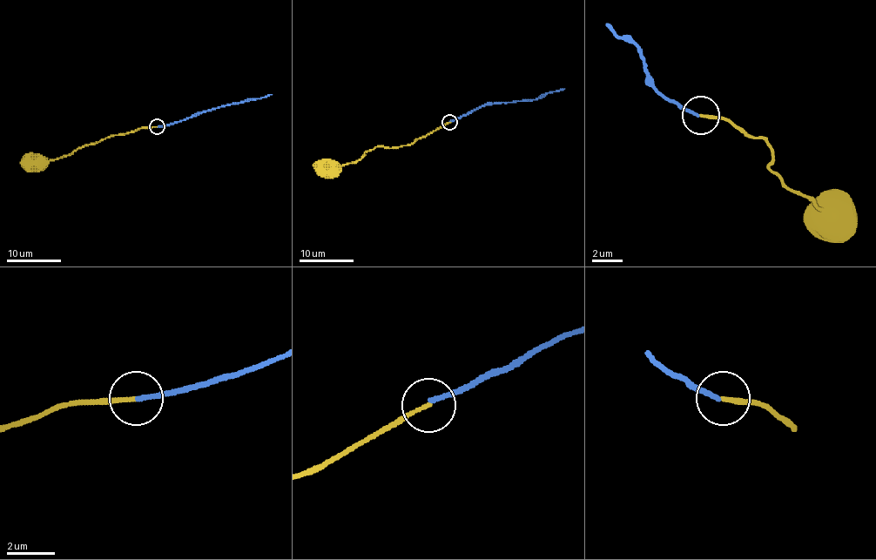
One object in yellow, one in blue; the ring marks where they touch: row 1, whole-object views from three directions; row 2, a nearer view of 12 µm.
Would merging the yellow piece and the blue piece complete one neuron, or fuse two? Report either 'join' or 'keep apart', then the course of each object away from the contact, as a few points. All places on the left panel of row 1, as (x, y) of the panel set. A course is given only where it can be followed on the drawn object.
keep apart; yellow runs (157, 127), (143, 127), (83, 145), (62, 158), (32, 160); blue runs (157, 127), (220, 106), (272, 94)

